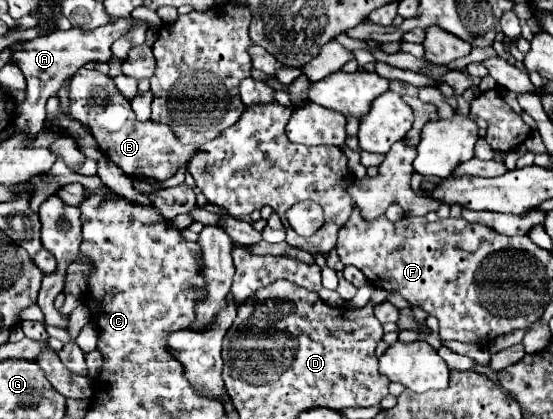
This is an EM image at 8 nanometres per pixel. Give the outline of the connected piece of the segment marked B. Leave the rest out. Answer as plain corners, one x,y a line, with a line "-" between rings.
80,68
70,84
70,116
86,124
96,138
102,154
114,162
130,178
146,178
164,182
172,178
180,166
184,166
198,146
182,144
168,124
158,122
138,122
128,98
120,94
114,80
98,70

